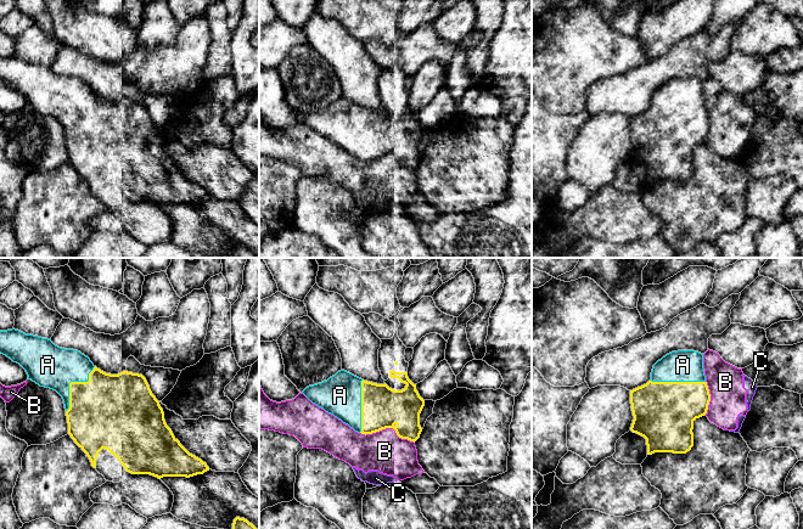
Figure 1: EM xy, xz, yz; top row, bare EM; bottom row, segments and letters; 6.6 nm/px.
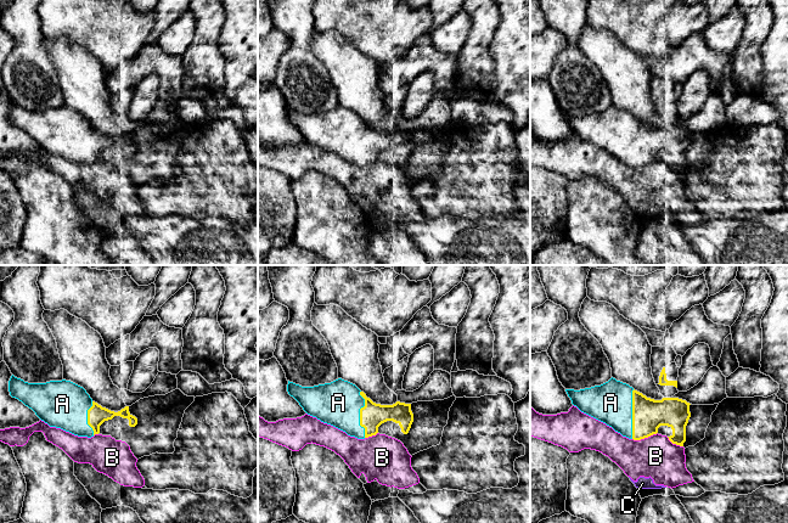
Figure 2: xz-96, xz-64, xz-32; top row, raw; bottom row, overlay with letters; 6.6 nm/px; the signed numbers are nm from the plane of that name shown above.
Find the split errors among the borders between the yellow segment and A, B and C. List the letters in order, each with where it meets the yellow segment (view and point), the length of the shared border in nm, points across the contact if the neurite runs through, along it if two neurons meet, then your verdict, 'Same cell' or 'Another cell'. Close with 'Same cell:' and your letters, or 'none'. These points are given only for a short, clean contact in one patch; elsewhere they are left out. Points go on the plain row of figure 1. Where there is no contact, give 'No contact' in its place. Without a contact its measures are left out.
A: Touches yellow at xy (71, 110). Shared border 360 nm. Same cell
B: Touches yellow at xz (388, 155). Shared border 360 nm. Another cell
C: Touches yellow at yz (709, 127). Shared border 40 nm. Another cell
Same cell: A

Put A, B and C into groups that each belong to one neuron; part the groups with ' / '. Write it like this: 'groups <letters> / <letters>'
groups A / B C

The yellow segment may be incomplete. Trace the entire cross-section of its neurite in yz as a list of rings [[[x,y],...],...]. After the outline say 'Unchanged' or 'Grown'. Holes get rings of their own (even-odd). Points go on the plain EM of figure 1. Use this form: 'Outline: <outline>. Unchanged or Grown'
Outline: [[[694,78],[672,79],[653,92],[646,112],[630,118],[634,143],[630,158],[646,167],[647,182],[686,181],[694,174],[694,148],[707,141],[709,129],[703,81]]]. Grown

